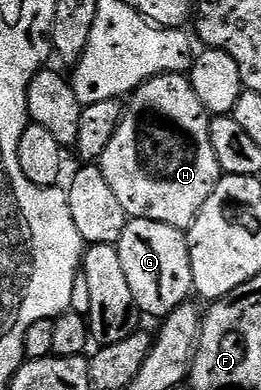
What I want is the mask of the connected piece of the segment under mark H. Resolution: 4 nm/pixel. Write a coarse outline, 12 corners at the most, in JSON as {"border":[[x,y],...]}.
{"border":[[189,76],[129,94],[100,159],[127,218],[189,230],[224,176]]}

